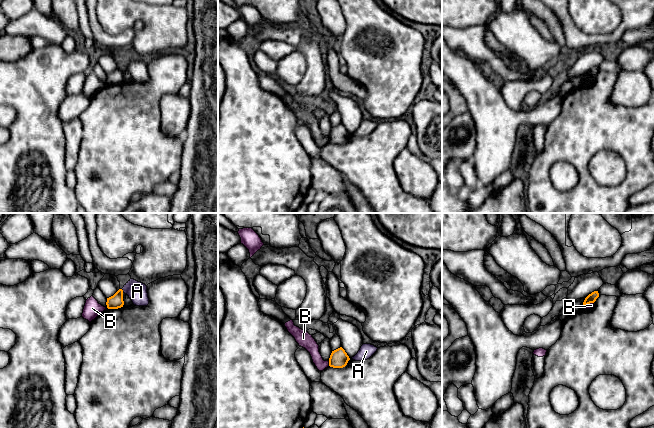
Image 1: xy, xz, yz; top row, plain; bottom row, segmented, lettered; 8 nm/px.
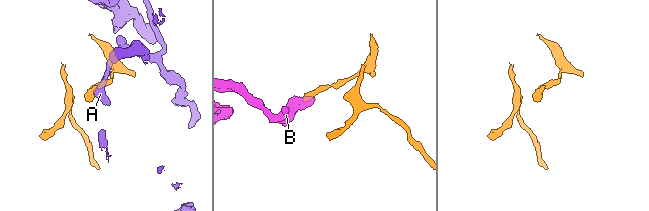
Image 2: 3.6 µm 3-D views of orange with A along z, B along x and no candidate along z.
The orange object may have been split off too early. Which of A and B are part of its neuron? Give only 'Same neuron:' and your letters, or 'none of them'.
Same neuron: none of them

